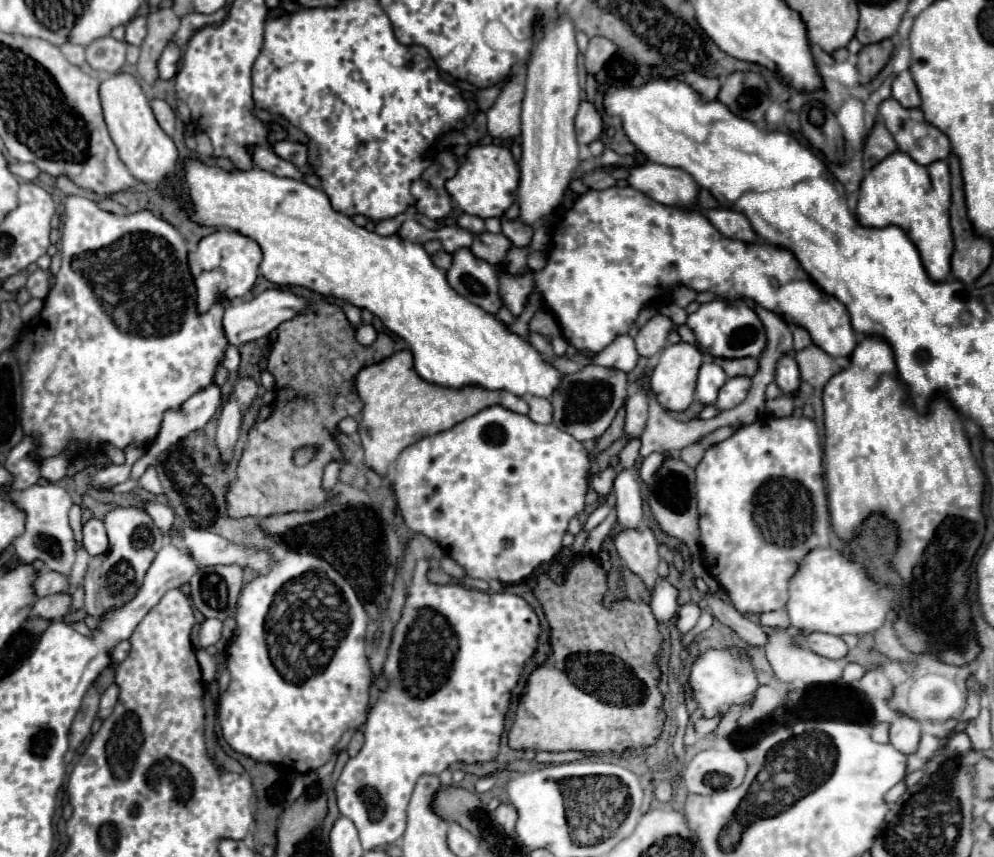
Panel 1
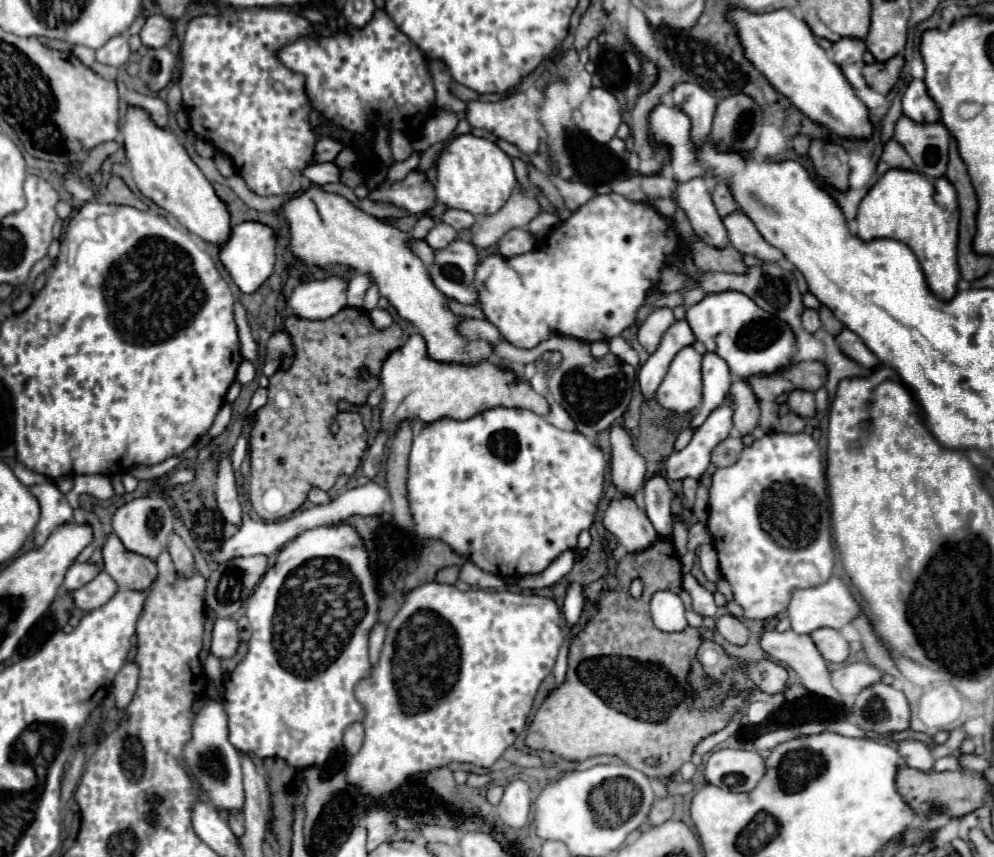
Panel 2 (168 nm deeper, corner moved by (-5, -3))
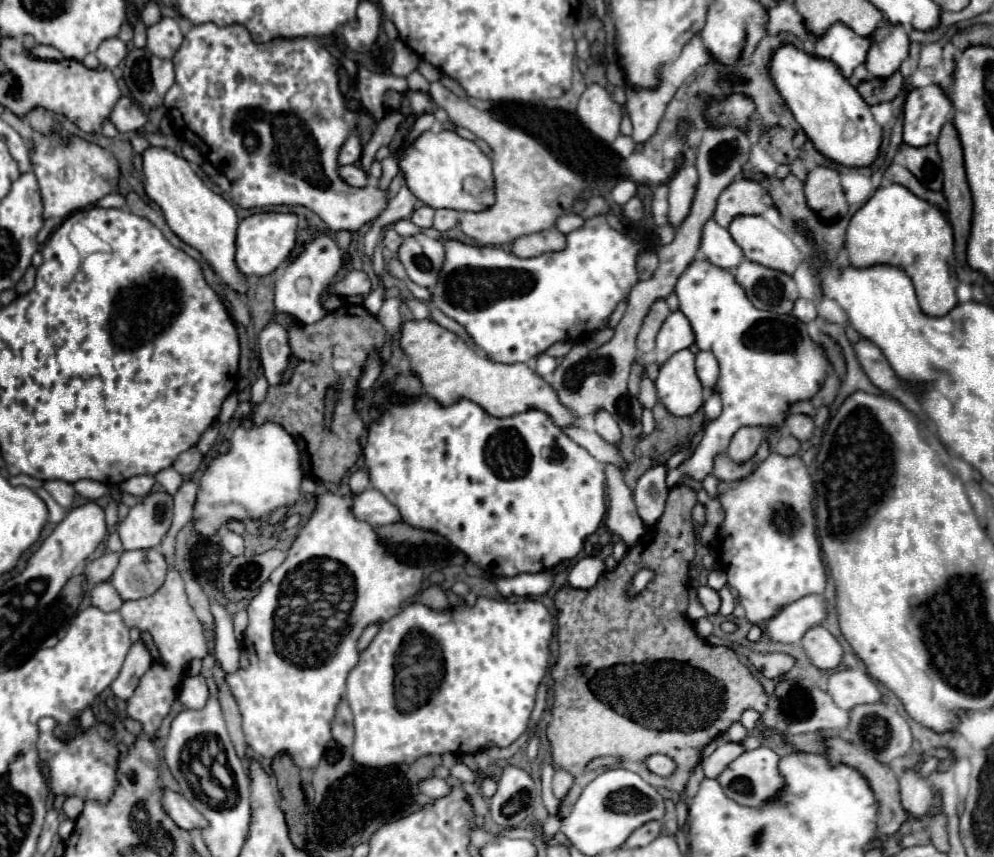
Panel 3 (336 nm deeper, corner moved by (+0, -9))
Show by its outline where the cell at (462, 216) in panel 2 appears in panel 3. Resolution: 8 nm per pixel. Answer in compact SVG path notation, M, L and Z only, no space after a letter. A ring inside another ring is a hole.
M441 208L441 210L435 210L435 220L433 220L433 228L437 228L439 232L447 232L451 230L461 218L461 212L457 210L451 210L451 208Z

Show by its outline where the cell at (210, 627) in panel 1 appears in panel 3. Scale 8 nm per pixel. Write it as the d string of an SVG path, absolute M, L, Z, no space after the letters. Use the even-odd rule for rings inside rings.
M211 604L213 616L215 616L215 658L219 660L221 668L227 674L233 674L239 670L239 642L233 634L233 622L229 618L229 612L221 608L219 604Z

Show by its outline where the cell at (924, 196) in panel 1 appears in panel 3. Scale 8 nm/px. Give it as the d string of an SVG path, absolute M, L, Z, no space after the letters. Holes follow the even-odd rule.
M901 184L881 186L873 198L853 214L845 234L845 248L853 268L887 264L905 270L913 280L917 300L927 316L945 316L957 306L955 288L959 280L953 268L955 256L951 224L939 208L917 198L907 188L901 188Z

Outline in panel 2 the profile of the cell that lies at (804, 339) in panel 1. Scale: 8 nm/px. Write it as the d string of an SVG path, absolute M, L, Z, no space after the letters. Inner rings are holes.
M804 310L804 314L802 314L802 326L810 334L814 334L814 332L818 332L822 328L820 318L818 318L818 314L814 310Z

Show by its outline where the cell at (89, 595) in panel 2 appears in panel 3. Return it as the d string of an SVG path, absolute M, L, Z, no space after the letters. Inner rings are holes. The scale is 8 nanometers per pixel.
M101 582L89 590L91 594L91 604L101 608L103 612L113 612L119 610L123 604L123 598L117 594L117 590L109 582Z

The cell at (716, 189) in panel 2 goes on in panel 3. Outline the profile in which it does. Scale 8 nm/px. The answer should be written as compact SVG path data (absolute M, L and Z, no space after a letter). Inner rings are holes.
M735 180L725 188L717 200L717 208L713 214L713 220L727 228L733 218L743 214L763 214L769 204L765 202L767 190L753 180Z

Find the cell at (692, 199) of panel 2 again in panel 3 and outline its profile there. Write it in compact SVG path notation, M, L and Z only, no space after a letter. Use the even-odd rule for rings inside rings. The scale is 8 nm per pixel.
M709 220L703 228L703 240L699 250L711 264L723 270L735 270L745 260L743 250L735 244L731 234L713 220Z

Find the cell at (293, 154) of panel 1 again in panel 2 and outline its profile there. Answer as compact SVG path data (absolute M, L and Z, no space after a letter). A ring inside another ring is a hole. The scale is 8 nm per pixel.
M318 138L314 146L314 162L332 162L336 154L342 150L342 144L332 140L332 138Z

